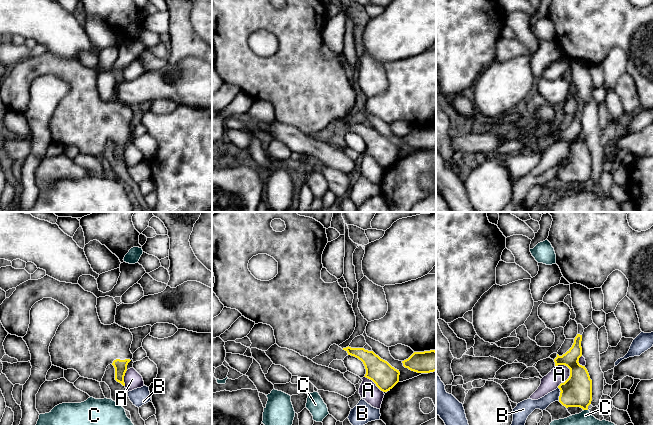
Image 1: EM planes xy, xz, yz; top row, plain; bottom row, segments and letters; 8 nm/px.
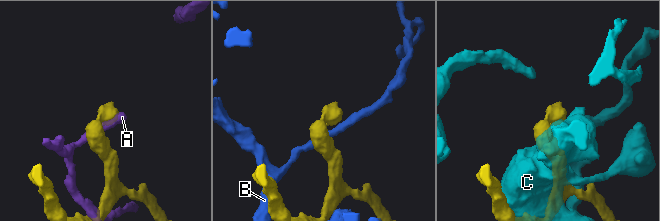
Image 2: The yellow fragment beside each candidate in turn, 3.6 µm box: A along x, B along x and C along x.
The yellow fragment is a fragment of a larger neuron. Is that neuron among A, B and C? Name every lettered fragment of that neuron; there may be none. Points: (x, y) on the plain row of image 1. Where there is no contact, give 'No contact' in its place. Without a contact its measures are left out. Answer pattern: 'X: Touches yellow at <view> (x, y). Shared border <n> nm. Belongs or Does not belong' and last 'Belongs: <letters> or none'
A: Touches yellow at yz (569, 152). Shared border 200 nm. Does not belong
B: Touches yellow at yz (560, 170). Shared border 110 nm. Does not belong
C: Touches yellow at yz (586, 185). Shared border 30 nm. Does not belong
Belongs: none

